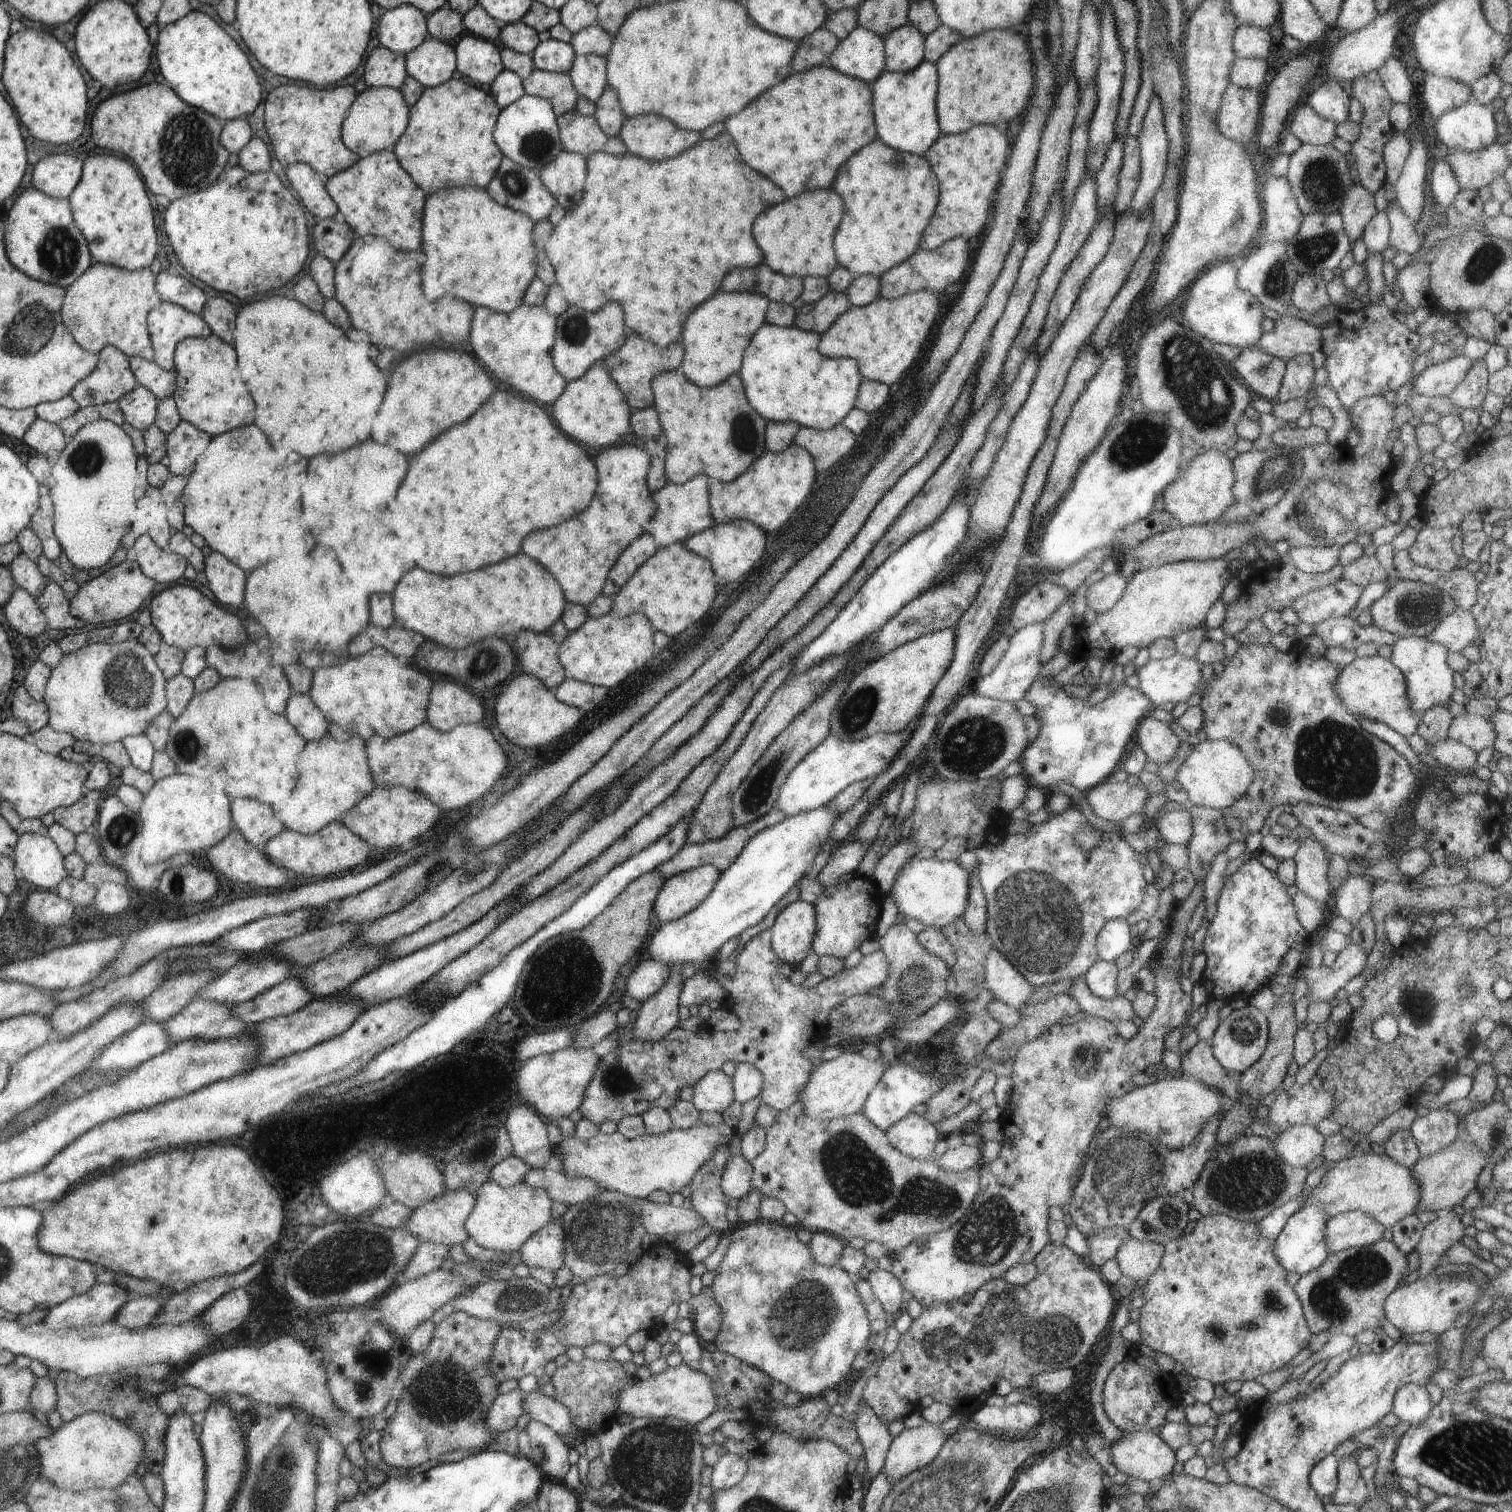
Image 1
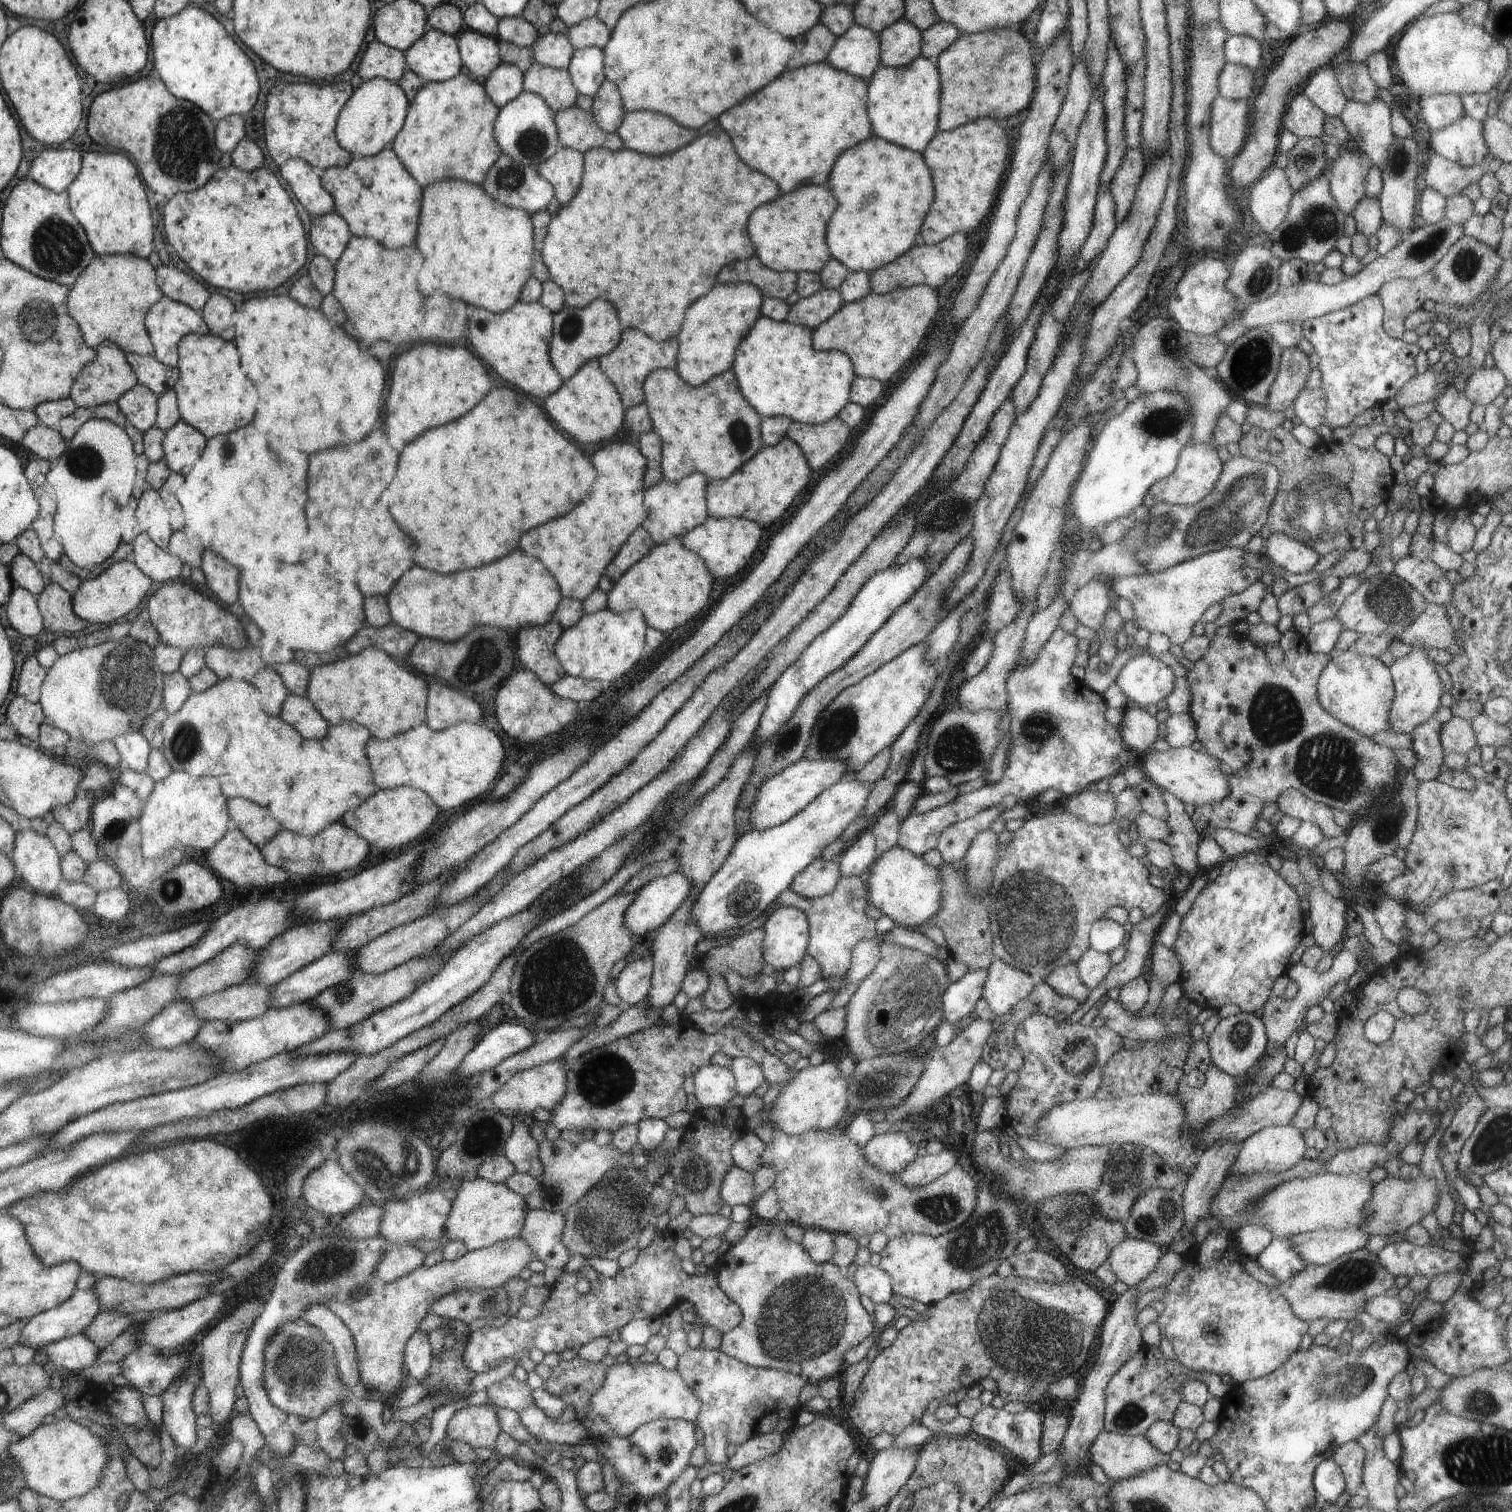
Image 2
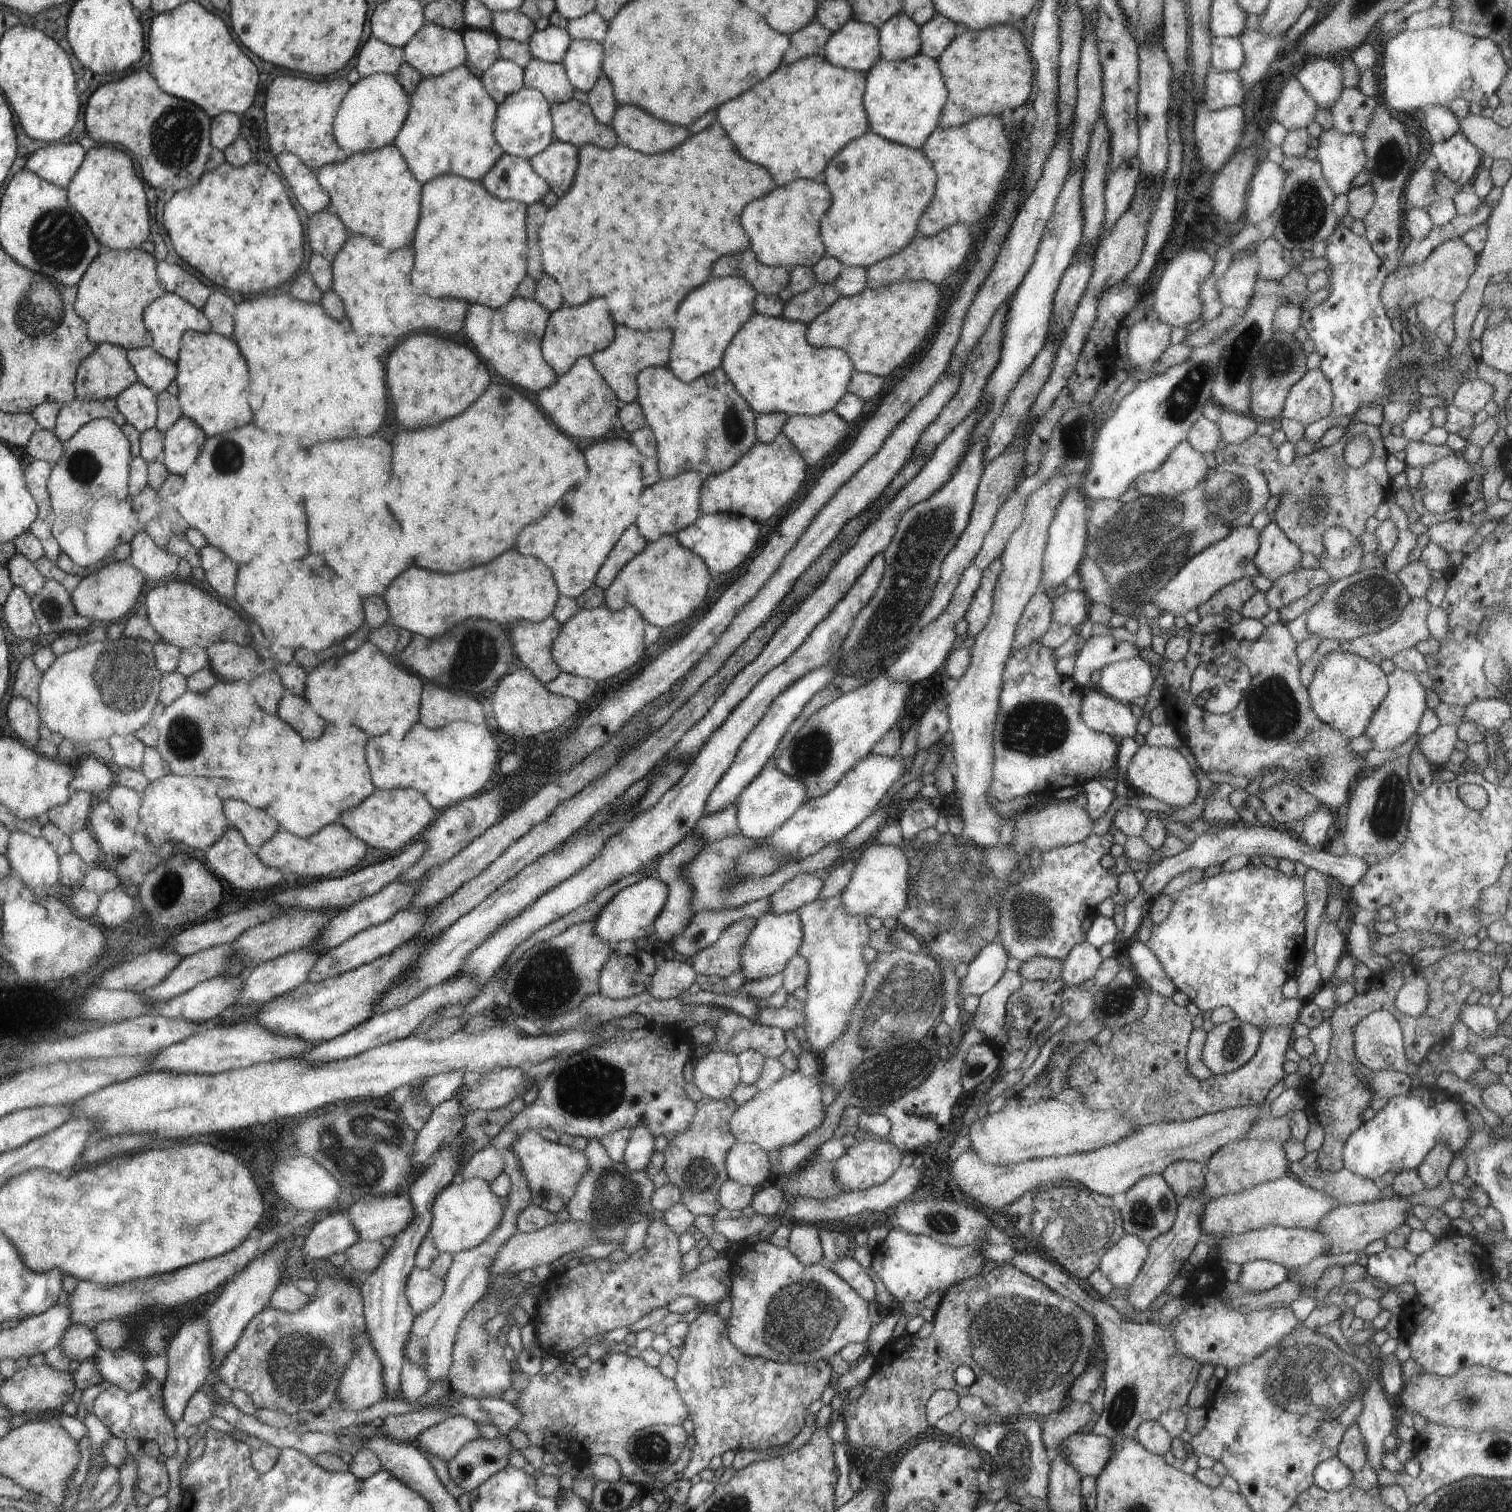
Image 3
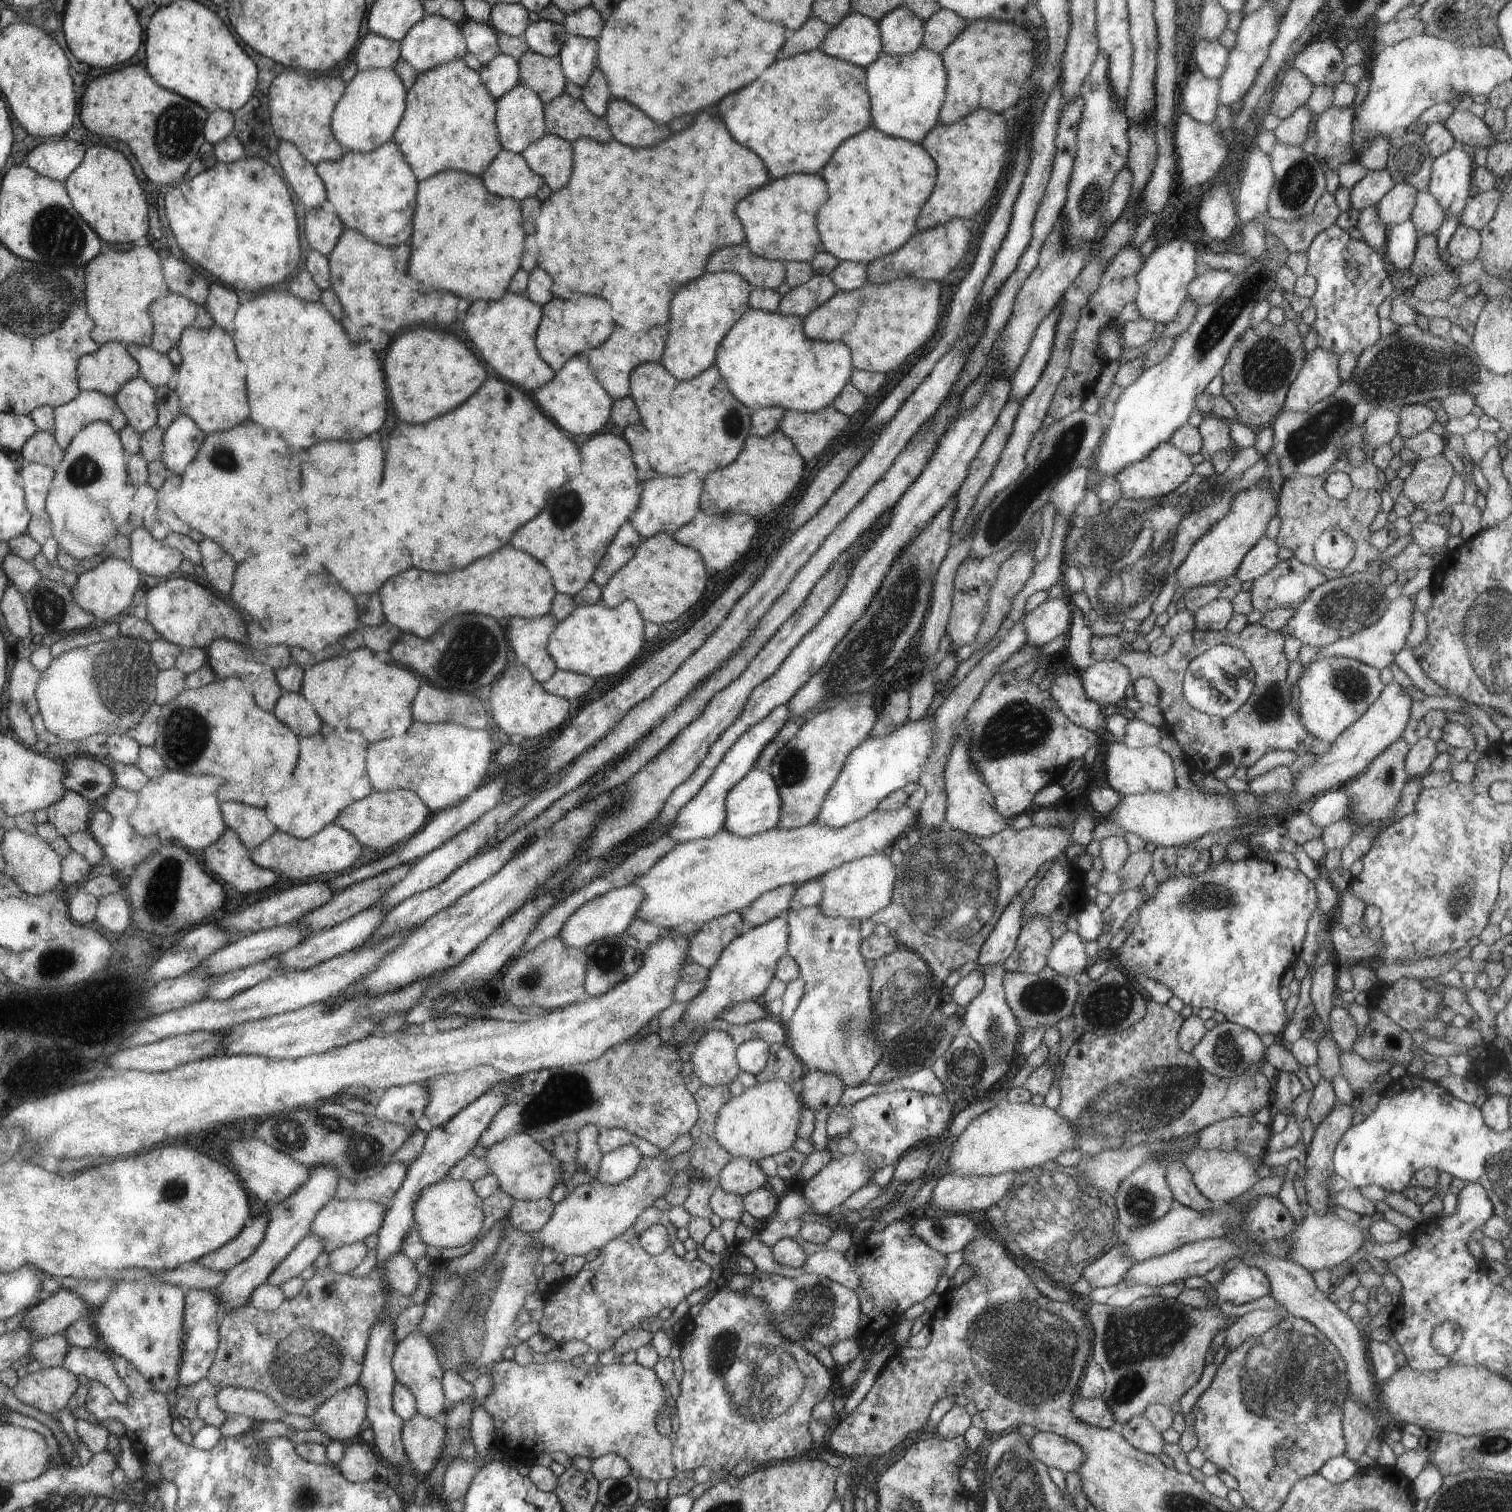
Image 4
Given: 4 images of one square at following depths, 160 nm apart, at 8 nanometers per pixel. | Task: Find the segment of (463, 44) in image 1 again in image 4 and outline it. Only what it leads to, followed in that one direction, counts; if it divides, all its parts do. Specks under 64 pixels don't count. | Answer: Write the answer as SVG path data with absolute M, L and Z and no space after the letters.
M468 19L468 22L464 23L463 33L467 39L468 50L482 65L490 63L498 55L499 44L496 44L496 34L486 23Z

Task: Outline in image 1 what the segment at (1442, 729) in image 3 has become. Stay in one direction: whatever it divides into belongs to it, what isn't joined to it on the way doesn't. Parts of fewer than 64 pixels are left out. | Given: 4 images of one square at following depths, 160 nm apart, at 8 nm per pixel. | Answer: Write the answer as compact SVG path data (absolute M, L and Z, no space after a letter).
M1468 713L1454 717L1447 733L1448 739L1462 743L1477 753L1493 746L1496 738L1496 731L1488 719Z

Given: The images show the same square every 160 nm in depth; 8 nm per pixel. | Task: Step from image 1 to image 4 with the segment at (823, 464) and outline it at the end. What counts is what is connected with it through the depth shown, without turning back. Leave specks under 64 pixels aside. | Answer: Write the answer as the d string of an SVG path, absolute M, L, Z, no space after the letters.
M832 405L811 413L787 409L778 430L796 440L804 460L812 460L846 430L848 422L848 416Z

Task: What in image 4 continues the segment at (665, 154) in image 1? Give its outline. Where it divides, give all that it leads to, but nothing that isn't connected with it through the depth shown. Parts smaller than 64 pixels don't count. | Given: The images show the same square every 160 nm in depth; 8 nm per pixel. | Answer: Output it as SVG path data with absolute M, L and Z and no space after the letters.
M612 98L603 117L612 130L612 136L616 136L622 144L654 146L670 136L670 128L666 124L652 122L644 112L626 100Z

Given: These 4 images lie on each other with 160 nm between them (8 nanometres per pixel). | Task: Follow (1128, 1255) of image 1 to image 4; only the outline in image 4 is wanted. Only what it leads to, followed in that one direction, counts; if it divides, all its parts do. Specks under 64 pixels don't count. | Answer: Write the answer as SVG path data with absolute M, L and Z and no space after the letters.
M1118 1242L1106 1254L1088 1264L1082 1271L1081 1277L1094 1289L1112 1286L1123 1280L1133 1264L1133 1260L1125 1252L1125 1247Z

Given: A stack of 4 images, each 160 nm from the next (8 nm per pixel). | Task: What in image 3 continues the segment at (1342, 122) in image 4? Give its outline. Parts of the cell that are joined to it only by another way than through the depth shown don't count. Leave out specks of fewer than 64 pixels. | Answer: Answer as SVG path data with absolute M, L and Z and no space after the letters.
M1329 128L1323 130L1319 139L1317 159L1324 178L1336 195L1347 194L1350 184L1365 169L1367 161L1361 136Z

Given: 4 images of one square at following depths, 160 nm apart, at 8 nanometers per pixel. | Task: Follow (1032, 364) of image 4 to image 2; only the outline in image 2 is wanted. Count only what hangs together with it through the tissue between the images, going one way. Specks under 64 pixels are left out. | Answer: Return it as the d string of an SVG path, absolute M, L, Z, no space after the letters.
M1099 189L1092 230L1074 263L1076 273L1088 269L1091 263L1097 260L1098 255L1106 248L1116 225L1114 199L1111 197L1109 189Z

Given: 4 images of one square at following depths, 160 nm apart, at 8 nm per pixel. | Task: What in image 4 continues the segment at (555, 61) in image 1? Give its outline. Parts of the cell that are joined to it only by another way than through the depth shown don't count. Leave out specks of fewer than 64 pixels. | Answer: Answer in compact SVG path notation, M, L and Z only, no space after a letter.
M539 19L531 22L522 34L523 41L531 51L542 56L556 56L564 41L569 37L564 25Z

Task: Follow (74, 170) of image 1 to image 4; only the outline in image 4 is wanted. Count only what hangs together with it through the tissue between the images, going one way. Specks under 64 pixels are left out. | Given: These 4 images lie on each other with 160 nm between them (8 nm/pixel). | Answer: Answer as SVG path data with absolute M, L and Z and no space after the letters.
M46 140L26 154L24 165L47 177L64 182L83 162L84 146L74 140Z

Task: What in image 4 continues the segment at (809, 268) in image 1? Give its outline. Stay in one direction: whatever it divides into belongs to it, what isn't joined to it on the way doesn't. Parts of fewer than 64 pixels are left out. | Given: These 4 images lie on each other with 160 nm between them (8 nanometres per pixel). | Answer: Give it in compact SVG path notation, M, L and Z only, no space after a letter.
M796 174L772 180L768 188L756 190L740 202L740 220L748 228L748 246L756 256L770 260L811 262L824 251L817 224L820 204L828 200L826 182L820 176Z

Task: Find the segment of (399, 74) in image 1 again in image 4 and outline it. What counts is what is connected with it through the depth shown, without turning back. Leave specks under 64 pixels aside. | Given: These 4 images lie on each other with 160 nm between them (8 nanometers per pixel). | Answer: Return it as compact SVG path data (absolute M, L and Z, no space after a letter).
M368 32L364 35L364 40L360 40L353 60L356 62L357 70L363 71L392 69L400 57L398 41Z

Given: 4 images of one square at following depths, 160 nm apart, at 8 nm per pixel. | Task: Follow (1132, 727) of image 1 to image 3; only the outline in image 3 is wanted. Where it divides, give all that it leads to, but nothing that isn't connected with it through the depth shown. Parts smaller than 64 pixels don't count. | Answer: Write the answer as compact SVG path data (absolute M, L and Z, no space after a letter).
M1039 641L1014 651L1006 661L999 696L999 713L993 730L995 763L990 790L1000 802L1026 794L1053 794L1066 786L1080 786L1093 779L1094 774L1106 781L1115 772L1119 740L1084 724L1081 717L1082 687L1072 676L1060 676L1056 672L1056 662L1052 657L1052 649L1042 646Z

